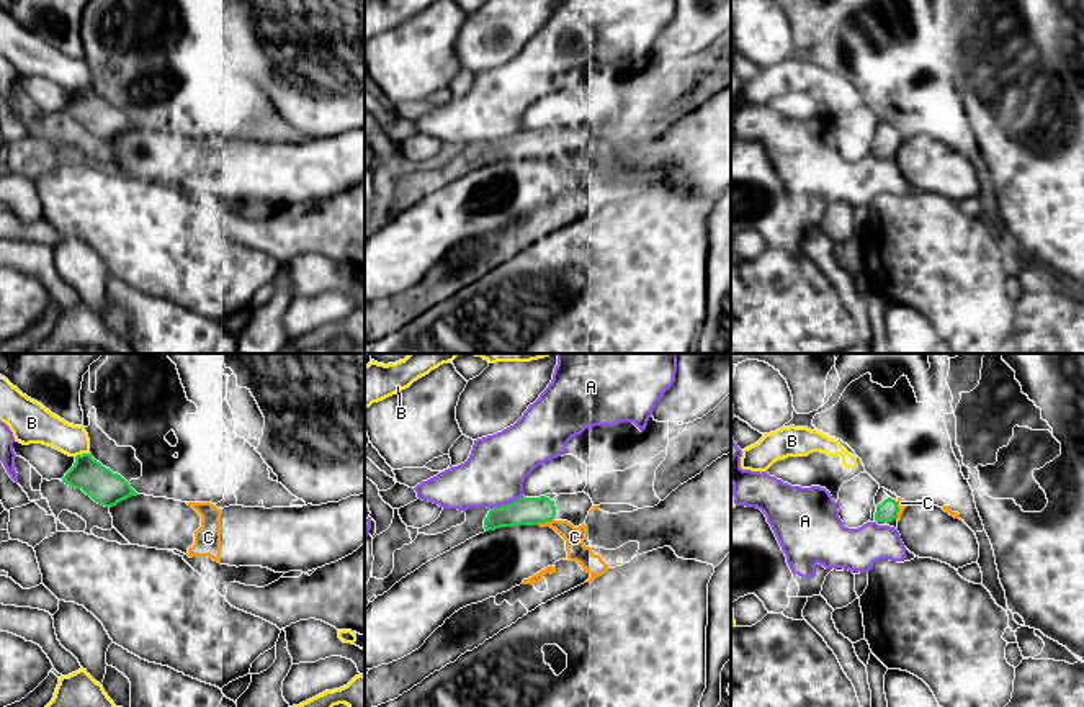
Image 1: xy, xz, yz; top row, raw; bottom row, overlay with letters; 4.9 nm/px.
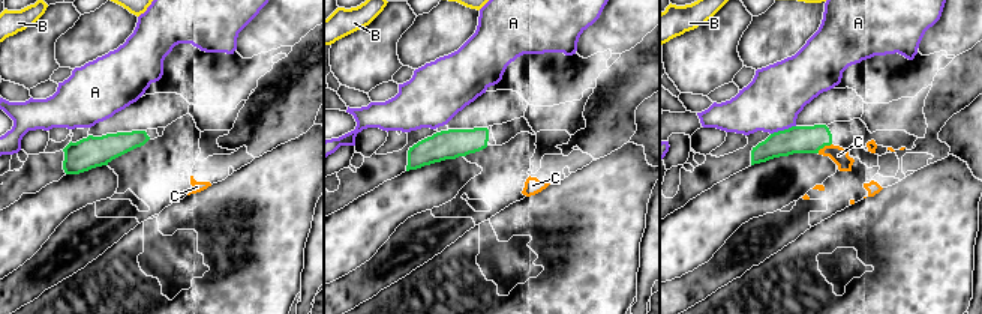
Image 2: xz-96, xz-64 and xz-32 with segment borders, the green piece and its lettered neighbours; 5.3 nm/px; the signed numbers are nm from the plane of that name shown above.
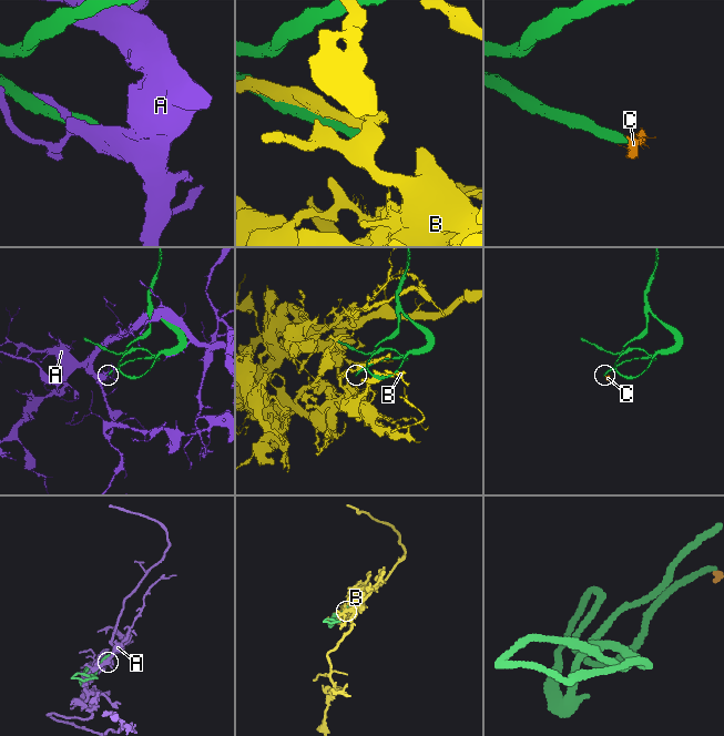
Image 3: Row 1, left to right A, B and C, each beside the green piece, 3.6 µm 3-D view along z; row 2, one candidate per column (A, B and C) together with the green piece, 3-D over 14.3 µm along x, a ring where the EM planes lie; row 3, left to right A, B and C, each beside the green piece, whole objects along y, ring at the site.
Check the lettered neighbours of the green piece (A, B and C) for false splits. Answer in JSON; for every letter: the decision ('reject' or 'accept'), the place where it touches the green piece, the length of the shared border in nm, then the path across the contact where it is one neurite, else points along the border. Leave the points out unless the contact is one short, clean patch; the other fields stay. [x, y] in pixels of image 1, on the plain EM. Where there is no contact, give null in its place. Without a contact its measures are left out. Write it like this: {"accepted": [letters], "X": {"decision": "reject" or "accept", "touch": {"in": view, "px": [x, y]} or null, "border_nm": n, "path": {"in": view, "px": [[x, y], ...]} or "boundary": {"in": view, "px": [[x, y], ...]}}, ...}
{"accepted": [], "A": {"decision": "reject", "touch": {"in": "xz", "px": [507, 138]}, "border_nm": 180}, "B": {"decision": "reject", "touch": {"in": "xy", "px": [82, 87]}, "border_nm": 80}, "C": {"decision": "reject", "touch": {"in": "xz", "px": [545, 154]}, "border_nm": 90, "boundary": {"in": "xz", "px": [[553, 153], [537, 157]]}}}

